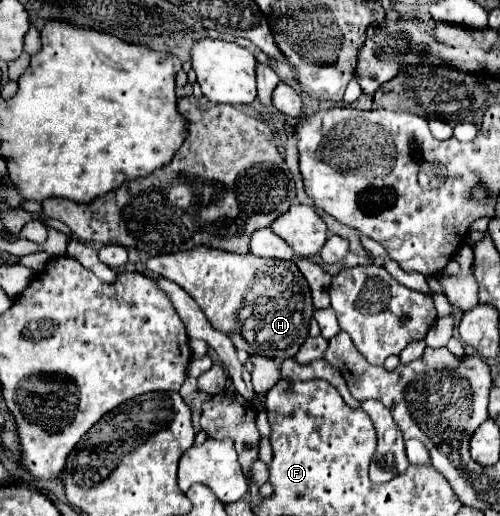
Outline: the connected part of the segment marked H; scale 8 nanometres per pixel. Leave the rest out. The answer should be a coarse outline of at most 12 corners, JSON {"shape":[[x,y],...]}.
{"shape":[[153,256],[239,350],[293,358],[315,312],[291,260]]}

